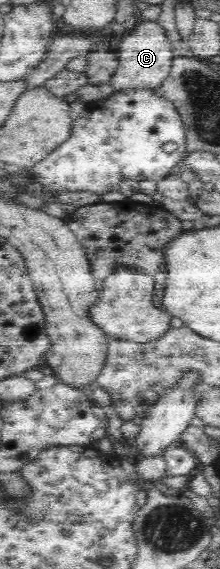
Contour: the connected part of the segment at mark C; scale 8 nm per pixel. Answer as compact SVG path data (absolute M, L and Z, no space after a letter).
M154 19L134 24L128 27L124 36L115 41L115 48L119 62L116 73L113 73L110 79L114 91L134 86L160 89L162 80L169 74L175 58L174 45L164 25Z

